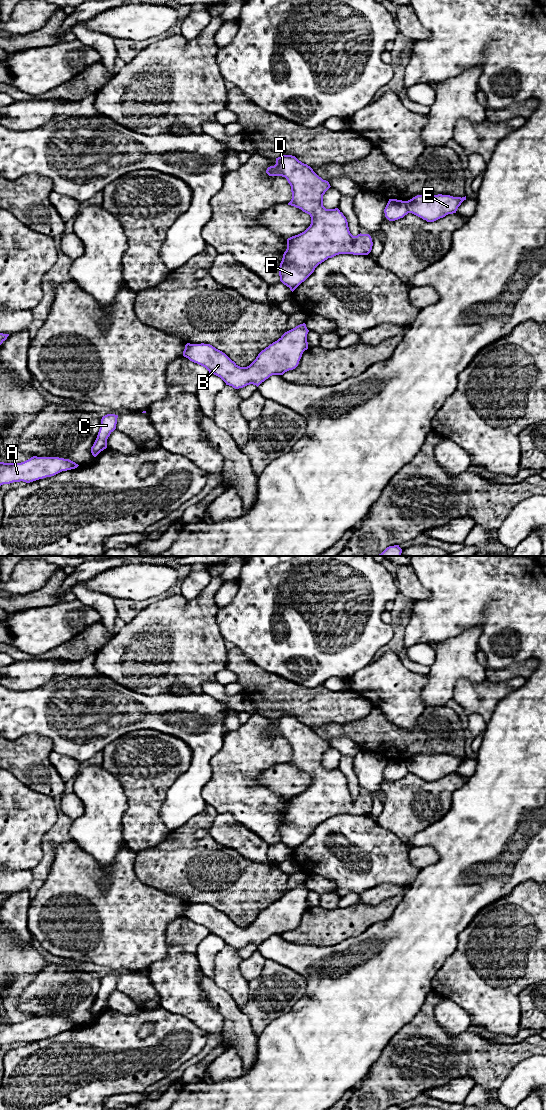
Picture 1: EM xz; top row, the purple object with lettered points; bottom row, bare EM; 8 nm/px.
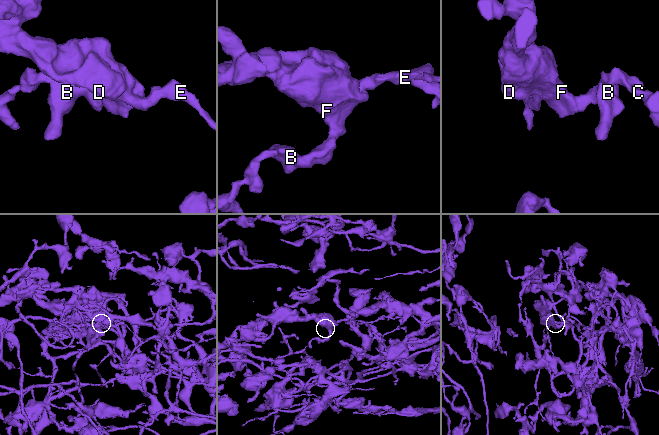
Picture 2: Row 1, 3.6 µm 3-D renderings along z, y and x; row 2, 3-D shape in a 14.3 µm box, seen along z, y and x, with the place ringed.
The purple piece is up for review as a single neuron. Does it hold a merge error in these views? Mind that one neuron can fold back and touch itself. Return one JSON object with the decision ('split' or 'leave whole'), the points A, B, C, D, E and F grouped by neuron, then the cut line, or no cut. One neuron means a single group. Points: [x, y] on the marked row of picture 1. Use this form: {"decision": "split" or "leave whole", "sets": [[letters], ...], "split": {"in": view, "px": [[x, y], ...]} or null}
{"decision": "split", "sets": [["A", "C", "E"], ["B", "D", "F"]], "split": {"in": "xz", "px": [[404, 201], [409, 212]]}}

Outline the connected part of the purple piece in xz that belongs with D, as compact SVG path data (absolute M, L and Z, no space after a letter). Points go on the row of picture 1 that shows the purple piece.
M283 155L276 158L276 164L267 168L269 176L285 177L291 186L292 199L288 205L301 209L311 217L310 226L302 233L287 239L287 249L279 266L280 281L293 292L315 270L327 260L339 254L368 255L373 246L369 234L353 236L343 213L338 209L326 209L323 195L331 187L329 182L319 177L307 164L295 156Z

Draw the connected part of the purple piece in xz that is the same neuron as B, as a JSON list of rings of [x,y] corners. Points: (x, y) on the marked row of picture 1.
[[[305,323],[285,332],[277,341],[262,350],[256,359],[247,367],[238,366],[225,353],[210,344],[187,343],[183,351],[183,356],[205,367],[210,374],[220,377],[226,385],[232,386],[235,389],[243,388],[250,384],[258,387],[270,376],[283,375],[285,372],[293,370],[298,366],[303,352],[308,349],[308,332],[309,330]]]

